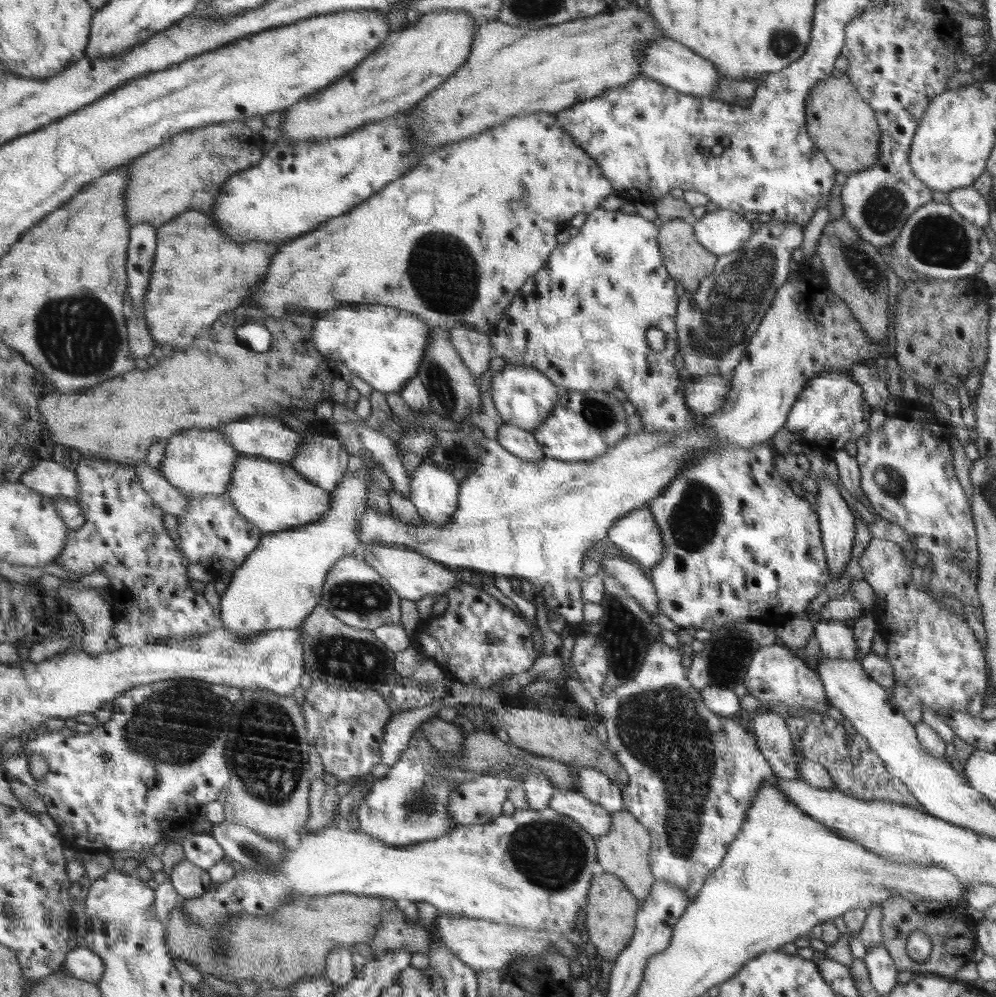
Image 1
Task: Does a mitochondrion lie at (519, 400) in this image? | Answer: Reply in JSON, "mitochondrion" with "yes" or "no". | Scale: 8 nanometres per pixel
{"mitochondrion":"no"}

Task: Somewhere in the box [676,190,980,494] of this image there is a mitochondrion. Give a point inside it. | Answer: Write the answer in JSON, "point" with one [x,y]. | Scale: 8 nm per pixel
{"point":[725,315]}

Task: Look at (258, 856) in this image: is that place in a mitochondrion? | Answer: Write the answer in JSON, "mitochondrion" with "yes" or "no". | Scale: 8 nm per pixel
{"mitochondrion":"yes"}

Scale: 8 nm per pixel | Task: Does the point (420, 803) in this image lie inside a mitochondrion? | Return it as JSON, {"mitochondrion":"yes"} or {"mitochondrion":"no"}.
{"mitochondrion":"yes"}

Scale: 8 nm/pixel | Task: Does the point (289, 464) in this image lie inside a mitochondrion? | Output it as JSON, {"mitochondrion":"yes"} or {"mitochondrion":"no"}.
{"mitochondrion":"no"}

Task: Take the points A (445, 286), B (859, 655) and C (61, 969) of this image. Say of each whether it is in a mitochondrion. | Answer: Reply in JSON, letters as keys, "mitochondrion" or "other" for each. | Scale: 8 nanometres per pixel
{"A":"mitochondrion","B":"other","C":"other"}

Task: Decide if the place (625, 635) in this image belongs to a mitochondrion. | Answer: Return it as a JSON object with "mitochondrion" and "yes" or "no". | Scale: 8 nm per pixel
{"mitochondrion":"yes"}

